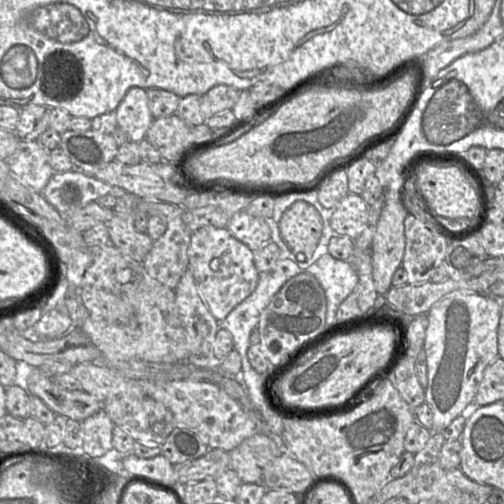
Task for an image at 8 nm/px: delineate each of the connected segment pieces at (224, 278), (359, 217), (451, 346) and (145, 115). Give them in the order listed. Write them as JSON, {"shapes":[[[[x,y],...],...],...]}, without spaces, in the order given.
{"shapes":[[[[213,226],[203,227],[192,233],[188,270],[193,274],[197,289],[205,304],[219,322],[223,321],[238,304],[254,292],[260,276],[254,264],[254,251],[237,240],[227,228]]],[[[349,193],[333,209],[330,225],[335,235],[357,239],[367,223],[368,207],[361,195]]],[[[455,290],[437,301],[427,313],[423,347],[428,367],[425,403],[432,409],[435,432],[446,429],[475,400],[485,369],[499,357],[500,311],[500,299],[487,293]]],[[[140,87],[129,89],[115,112],[117,126],[126,133],[129,141],[139,143],[146,139],[154,117],[149,108],[145,89]]]]}

